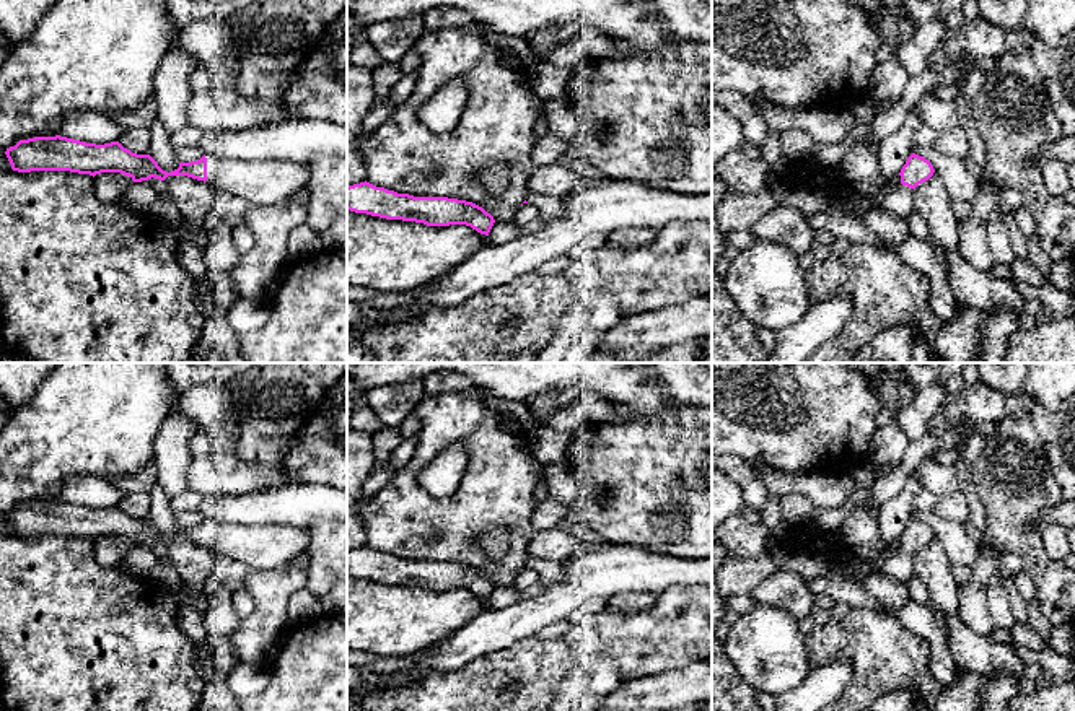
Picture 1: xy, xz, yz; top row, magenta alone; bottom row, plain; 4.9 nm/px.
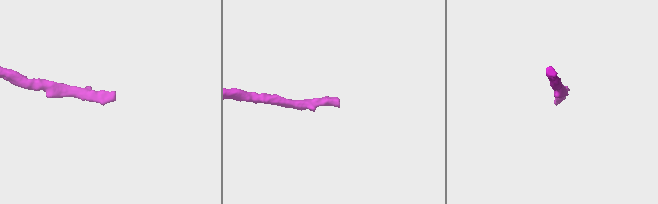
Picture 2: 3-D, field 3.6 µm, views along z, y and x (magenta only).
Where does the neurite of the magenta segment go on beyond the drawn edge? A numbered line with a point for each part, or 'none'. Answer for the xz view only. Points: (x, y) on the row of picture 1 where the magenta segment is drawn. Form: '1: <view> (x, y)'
none

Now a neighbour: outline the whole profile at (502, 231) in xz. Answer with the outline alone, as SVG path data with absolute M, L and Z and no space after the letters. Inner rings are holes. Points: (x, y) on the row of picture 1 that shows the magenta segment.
M495 221L489 239L492 244L508 242L520 234L520 226L515 221Z

